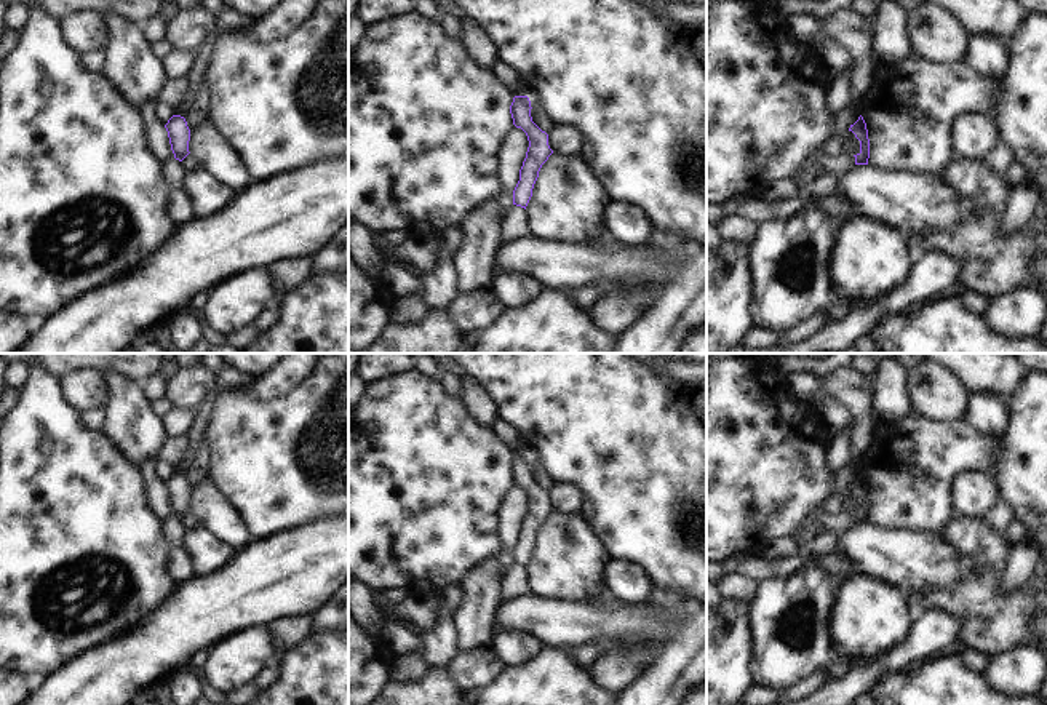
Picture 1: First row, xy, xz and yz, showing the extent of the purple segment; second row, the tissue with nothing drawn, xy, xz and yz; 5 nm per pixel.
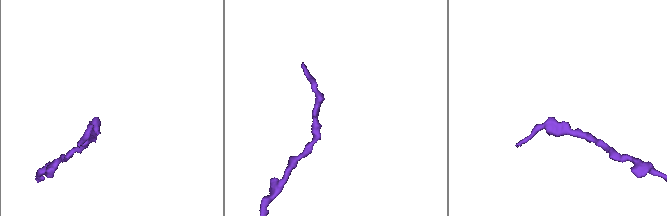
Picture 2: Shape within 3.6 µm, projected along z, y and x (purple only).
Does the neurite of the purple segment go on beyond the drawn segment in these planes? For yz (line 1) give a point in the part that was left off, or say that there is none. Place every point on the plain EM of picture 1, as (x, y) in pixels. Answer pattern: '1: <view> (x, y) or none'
1: yz (843, 521)

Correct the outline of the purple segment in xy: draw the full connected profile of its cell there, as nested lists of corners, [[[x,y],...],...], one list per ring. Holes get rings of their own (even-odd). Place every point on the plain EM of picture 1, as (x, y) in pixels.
[[[173,473],[165,483],[174,516],[179,518],[185,531],[200,526],[198,520],[189,510],[190,488],[181,473]]]

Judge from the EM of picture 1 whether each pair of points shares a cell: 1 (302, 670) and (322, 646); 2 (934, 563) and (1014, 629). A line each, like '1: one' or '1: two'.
1: one
2: two

